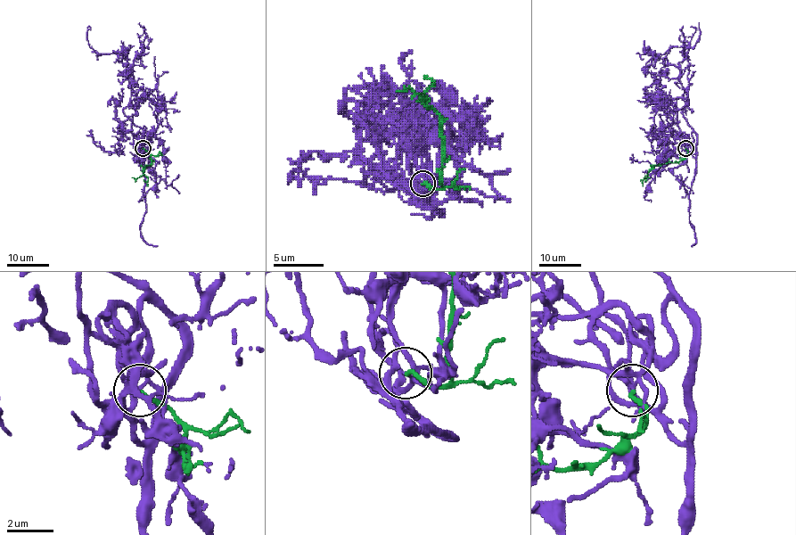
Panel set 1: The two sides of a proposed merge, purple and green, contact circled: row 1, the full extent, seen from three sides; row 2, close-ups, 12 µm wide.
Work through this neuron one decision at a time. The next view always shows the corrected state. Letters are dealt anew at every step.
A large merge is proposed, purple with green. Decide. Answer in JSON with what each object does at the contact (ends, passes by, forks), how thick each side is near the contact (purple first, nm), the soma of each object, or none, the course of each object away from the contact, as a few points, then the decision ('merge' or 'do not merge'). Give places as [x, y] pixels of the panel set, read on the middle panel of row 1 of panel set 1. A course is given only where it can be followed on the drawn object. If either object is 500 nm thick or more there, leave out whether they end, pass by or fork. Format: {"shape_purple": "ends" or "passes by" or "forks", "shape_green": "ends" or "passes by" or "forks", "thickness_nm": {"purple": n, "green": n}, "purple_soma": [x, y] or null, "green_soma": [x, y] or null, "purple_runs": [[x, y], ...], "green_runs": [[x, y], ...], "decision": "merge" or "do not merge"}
{"shape_purple": "forks", "shape_green": "ends", "thickness_nm": {"purple": 130, "green": 160}, "purple_soma": null, "green_soma": null, "purple_runs": [[422, 184], [427, 201], [376, 174], [394, 186], [401, 161], [384, 123], [394, 94], [437, 207], [414, 214]], "green_runs": [[422, 184], [434, 189], [442, 186], [442, 126], [434, 111], [424, 103], [424, 94], [434, 80]], "decision": "do not merge"}

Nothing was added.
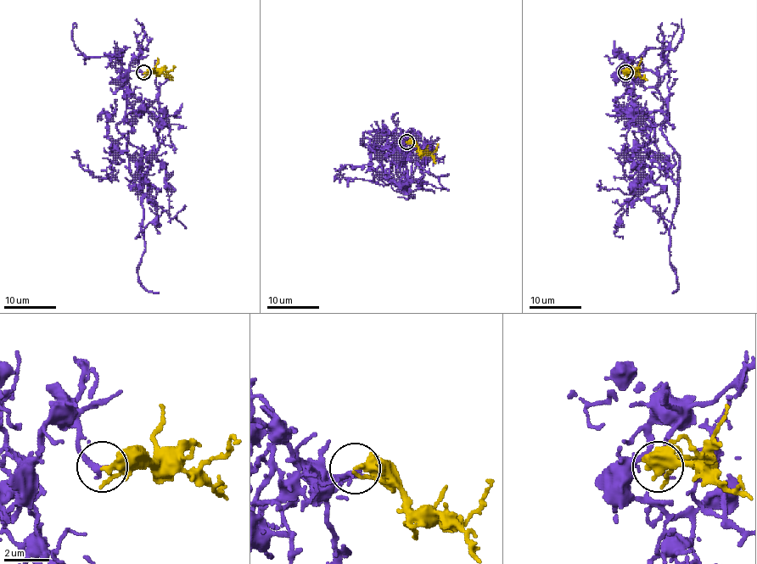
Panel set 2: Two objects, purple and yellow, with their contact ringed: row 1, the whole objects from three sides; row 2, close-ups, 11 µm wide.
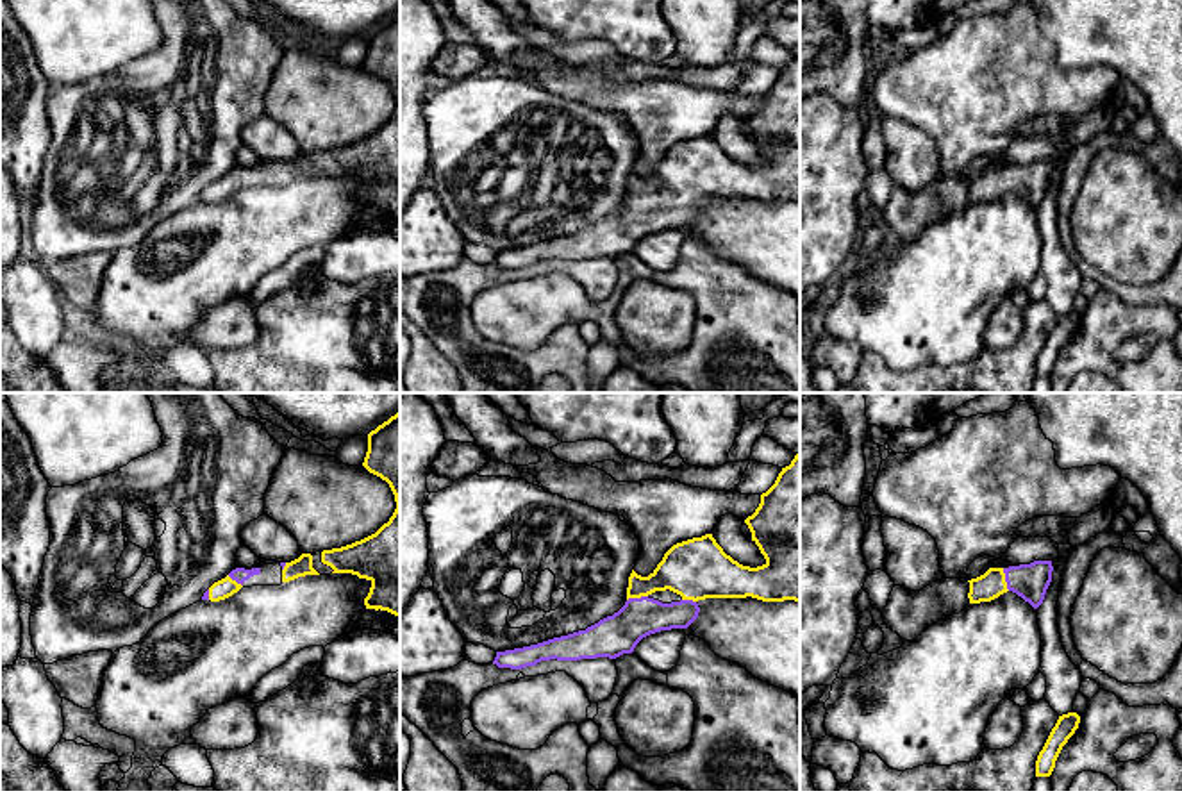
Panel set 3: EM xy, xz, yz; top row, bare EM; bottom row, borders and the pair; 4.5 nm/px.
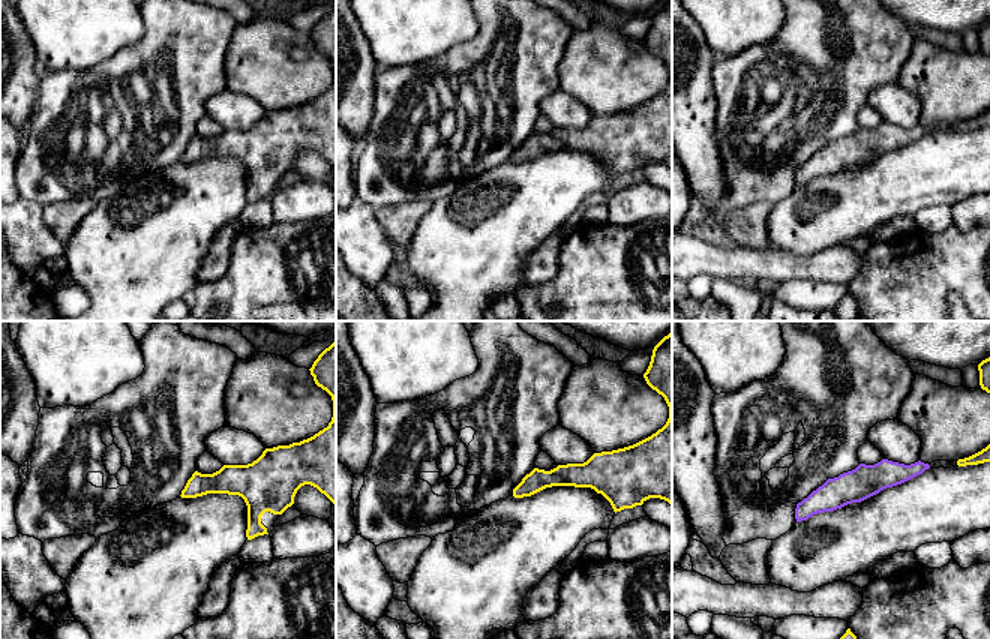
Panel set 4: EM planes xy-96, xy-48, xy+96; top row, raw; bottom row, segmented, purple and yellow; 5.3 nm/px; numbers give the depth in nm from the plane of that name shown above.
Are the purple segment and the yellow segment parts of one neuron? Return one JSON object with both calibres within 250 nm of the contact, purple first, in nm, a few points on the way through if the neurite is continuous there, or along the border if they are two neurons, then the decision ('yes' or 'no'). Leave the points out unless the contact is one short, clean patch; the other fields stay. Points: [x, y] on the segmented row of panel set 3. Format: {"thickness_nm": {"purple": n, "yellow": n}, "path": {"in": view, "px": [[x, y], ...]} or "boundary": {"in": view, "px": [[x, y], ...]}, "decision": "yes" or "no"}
{"thickness_nm": {"purple": 160, "yellow": 120}, "path": {"in": "yz", "px": [[1031, 581], [1006, 579], [991, 584]]}, "decision": "yes"}

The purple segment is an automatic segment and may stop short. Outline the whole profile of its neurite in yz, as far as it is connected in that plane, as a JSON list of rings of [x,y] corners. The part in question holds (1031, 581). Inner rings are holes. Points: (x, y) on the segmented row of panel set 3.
[[[1034,561],[1030,564],[989,568],[984,575],[970,582],[970,604],[991,602],[1012,591],[1037,609],[1052,582],[1052,561]]]

